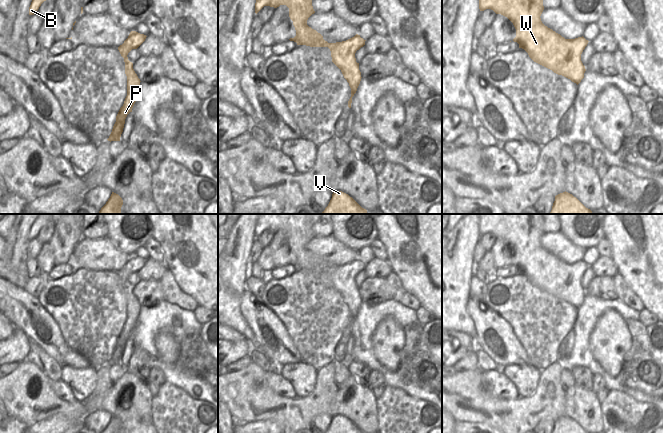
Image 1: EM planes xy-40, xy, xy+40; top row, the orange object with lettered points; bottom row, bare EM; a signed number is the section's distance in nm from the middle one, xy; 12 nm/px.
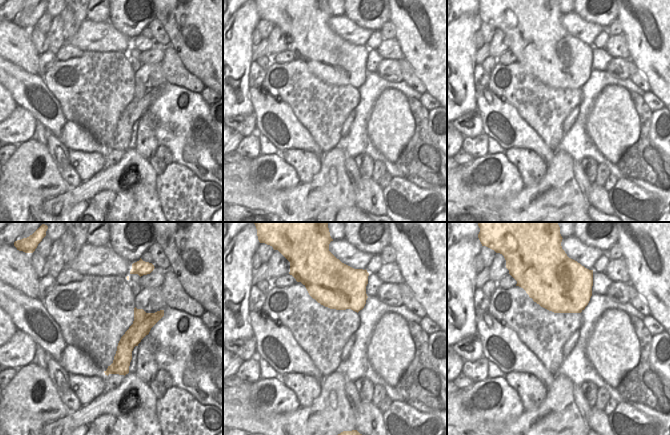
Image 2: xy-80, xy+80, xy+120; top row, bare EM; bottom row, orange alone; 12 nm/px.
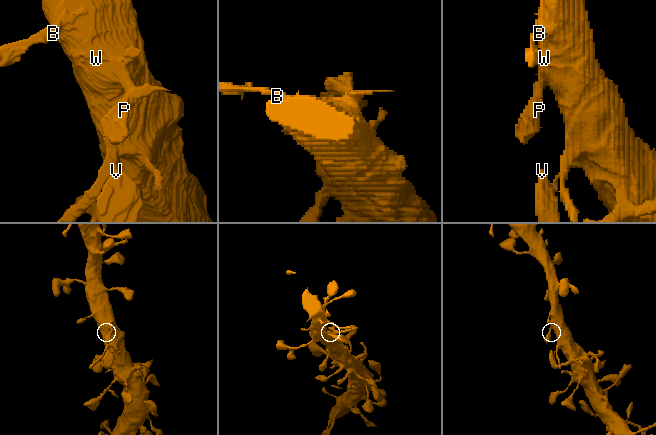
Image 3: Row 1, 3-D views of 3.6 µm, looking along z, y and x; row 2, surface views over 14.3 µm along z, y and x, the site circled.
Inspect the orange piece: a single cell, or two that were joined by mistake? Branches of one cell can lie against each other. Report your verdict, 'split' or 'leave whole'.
leave whole

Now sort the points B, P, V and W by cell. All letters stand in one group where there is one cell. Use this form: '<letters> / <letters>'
B P V W

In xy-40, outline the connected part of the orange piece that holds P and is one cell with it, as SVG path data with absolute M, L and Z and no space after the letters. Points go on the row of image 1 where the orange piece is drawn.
M131 31L124 43L118 47L118 50L125 62L125 74L127 76L127 96L123 106L120 108L116 116L116 122L113 126L112 132L107 139L110 142L120 141L125 119L127 115L132 112L141 82L133 69L133 63L128 60L127 55L132 49L137 49L145 41L146 37L147 36L144 34Z

